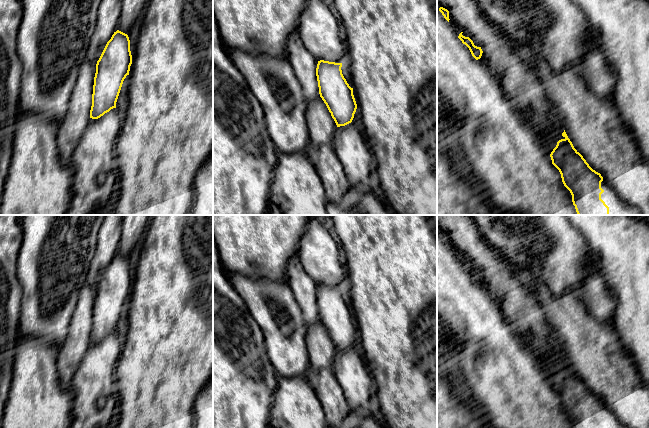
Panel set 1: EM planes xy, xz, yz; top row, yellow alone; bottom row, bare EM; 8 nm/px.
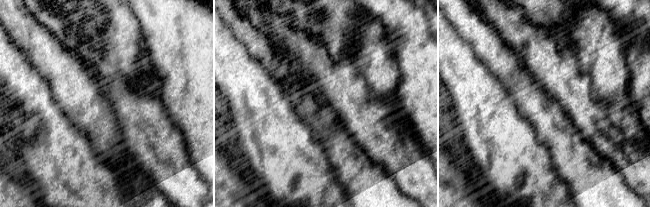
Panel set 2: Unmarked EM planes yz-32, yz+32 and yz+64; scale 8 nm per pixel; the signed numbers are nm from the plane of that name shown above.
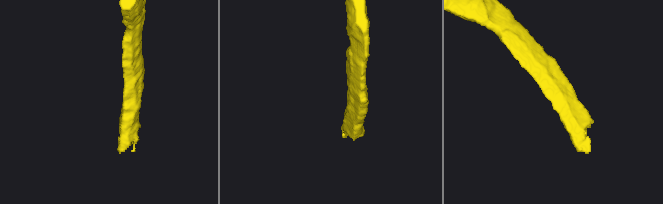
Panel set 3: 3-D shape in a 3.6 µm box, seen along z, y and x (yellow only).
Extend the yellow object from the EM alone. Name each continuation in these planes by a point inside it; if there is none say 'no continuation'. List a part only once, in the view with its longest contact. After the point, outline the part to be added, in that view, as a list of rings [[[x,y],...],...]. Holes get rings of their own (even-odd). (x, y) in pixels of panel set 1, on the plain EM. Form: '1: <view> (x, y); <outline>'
1: yz (609, 420); [[[605,405],[601,406],[601,412],[604,414],[601,418],[601,423],[605,426],[605,428],[626,428],[619,422],[616,415]]]

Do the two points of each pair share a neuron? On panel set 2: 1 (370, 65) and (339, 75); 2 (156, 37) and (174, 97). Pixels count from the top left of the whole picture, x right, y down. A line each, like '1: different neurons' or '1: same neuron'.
1: different neurons
2: same neuron

